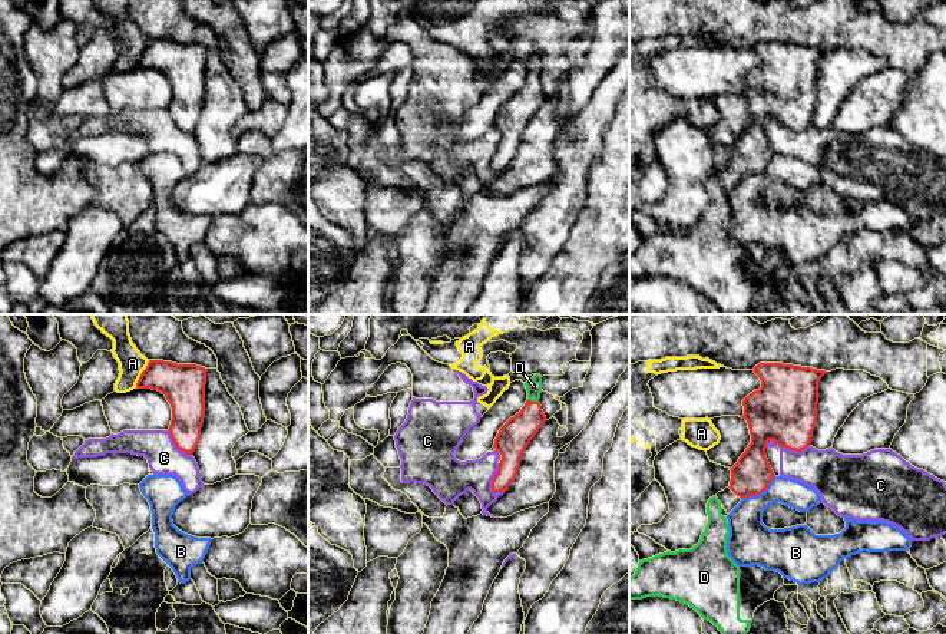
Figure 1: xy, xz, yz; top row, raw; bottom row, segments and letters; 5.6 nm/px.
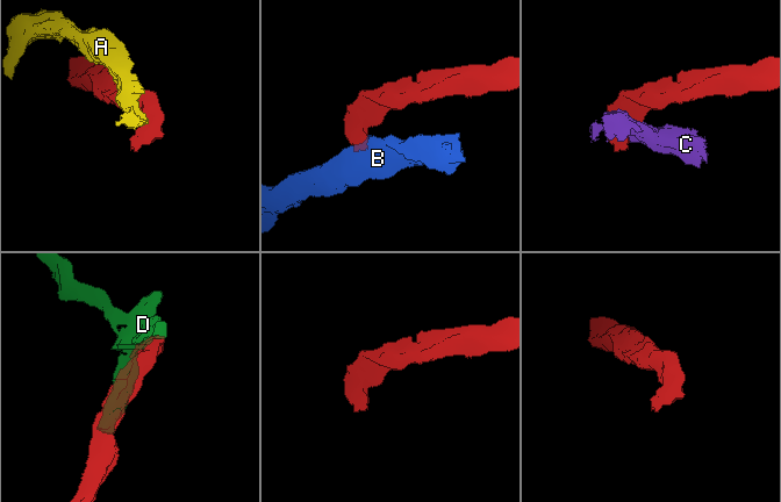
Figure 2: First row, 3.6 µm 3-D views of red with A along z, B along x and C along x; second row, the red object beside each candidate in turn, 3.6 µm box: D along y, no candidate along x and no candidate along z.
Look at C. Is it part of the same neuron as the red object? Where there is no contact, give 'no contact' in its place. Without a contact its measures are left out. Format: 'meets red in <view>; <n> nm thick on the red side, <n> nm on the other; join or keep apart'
meets red in yz; 360 nm thick on the red side, 240 nm on the other; keep apart

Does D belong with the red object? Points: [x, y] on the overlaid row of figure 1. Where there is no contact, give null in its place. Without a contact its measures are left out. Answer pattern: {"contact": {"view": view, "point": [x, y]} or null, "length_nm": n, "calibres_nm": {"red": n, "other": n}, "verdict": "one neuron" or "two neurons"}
{"contact": {"view": "xz", "point": [533, 402]}, "length_nm": 70, "calibres_nm": {"red": 180, "other": 90}, "verdict": "one neuron"}

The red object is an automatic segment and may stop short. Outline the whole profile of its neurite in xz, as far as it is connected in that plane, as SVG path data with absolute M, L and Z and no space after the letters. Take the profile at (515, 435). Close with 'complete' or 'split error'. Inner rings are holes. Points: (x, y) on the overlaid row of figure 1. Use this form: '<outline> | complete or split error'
M535 374L525 386L527 390L525 406L500 427L494 439L493 448L502 455L499 469L492 481L492 491L494 493L505 492L512 485L525 449L546 422L539 403L542 376Z | split error

